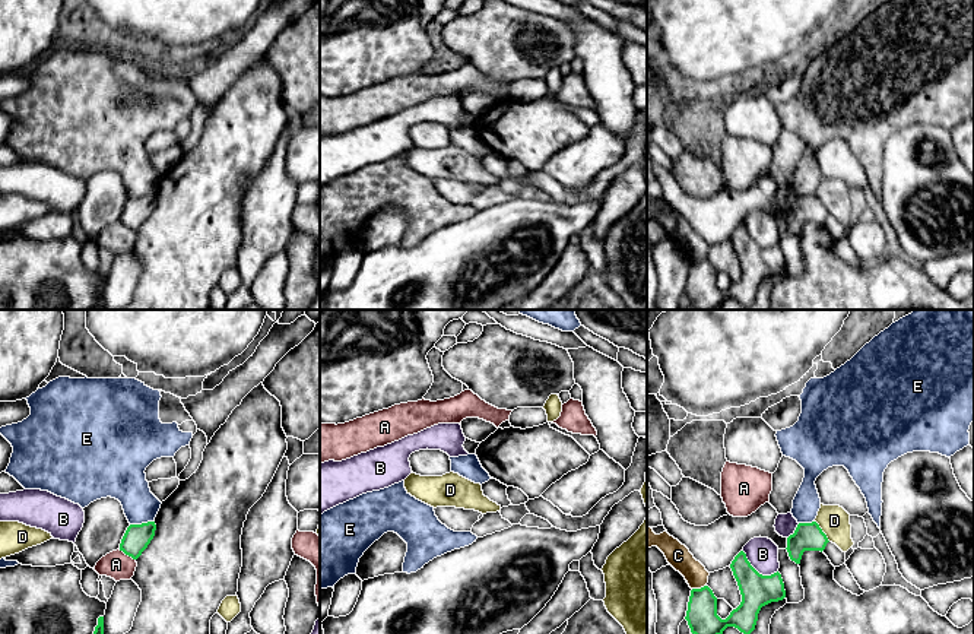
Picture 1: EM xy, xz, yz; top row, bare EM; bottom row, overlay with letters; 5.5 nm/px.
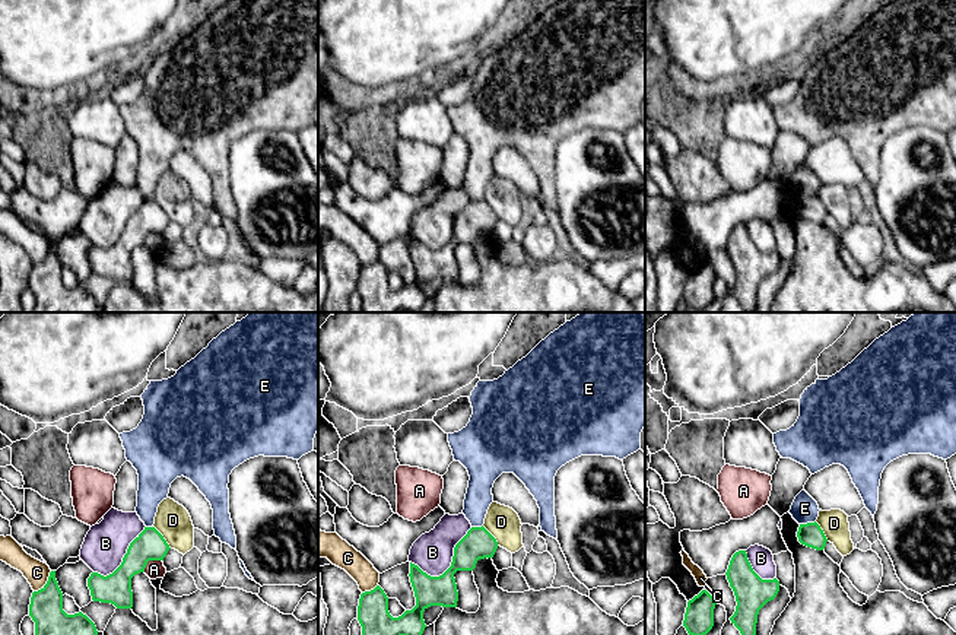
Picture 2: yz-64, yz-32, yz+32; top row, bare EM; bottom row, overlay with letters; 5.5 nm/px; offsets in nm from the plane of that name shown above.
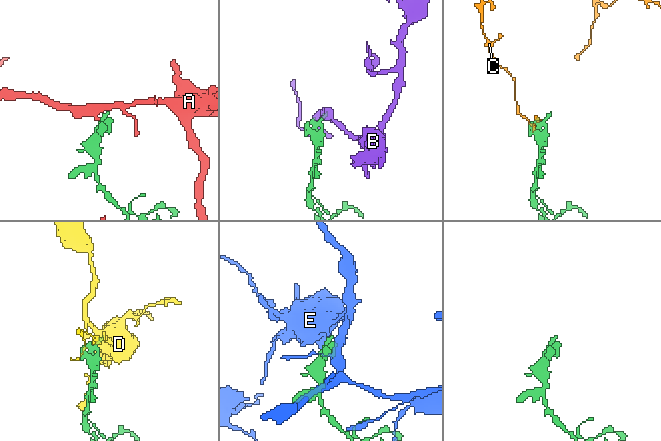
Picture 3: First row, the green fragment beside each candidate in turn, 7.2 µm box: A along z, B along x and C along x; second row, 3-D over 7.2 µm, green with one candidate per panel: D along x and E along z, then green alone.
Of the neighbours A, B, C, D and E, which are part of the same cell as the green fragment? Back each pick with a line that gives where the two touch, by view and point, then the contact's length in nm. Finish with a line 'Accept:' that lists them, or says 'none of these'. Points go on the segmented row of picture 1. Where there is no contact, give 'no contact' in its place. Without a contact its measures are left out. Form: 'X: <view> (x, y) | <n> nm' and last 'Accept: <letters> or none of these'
Accept: none of these

